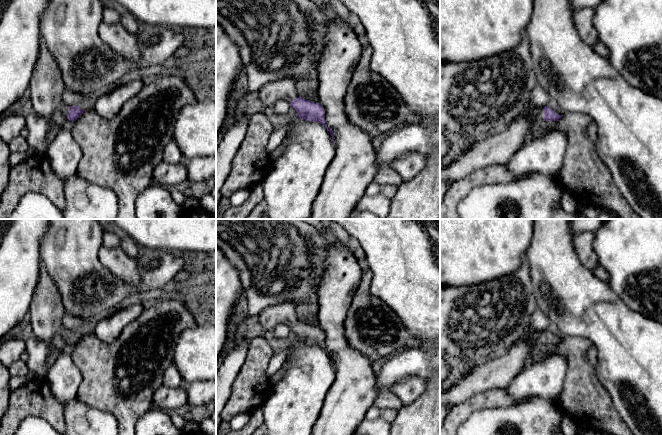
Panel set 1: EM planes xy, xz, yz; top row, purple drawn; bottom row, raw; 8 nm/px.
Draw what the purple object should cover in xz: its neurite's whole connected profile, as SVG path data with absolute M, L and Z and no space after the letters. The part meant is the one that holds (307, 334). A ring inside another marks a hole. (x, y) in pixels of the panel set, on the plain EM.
M290 302L265 308L255 319L257 332L271 335L277 325L284 324L296 334L298 342L318 346L325 350L330 356L335 369L334 356L326 349L323 330L320 327L304 323L299 319L299 314L300 309Z

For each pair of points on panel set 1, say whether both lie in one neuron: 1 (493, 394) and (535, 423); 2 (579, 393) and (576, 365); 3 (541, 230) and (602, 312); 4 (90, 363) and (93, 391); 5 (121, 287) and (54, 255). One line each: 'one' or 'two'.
1: two
2: one
3: one
4: one
5: one

